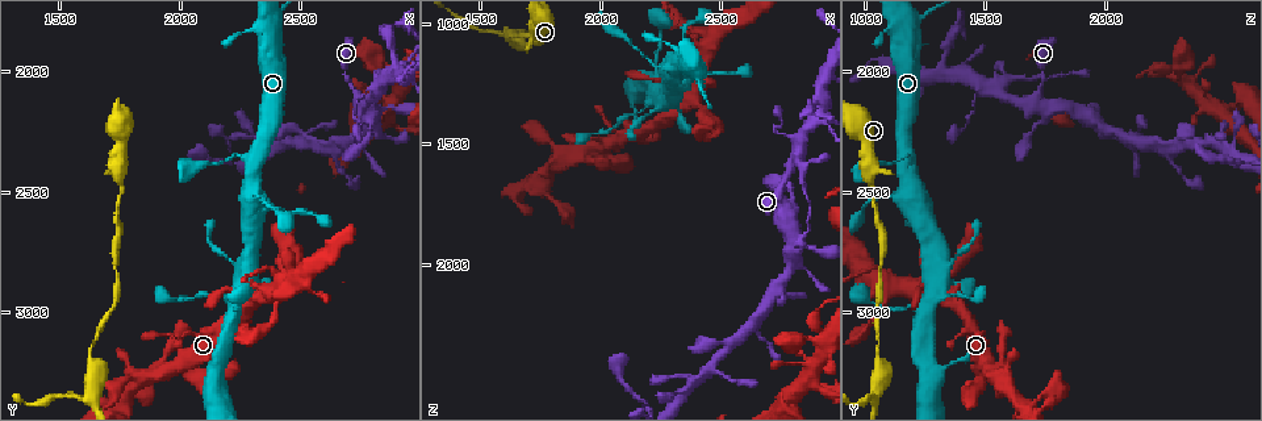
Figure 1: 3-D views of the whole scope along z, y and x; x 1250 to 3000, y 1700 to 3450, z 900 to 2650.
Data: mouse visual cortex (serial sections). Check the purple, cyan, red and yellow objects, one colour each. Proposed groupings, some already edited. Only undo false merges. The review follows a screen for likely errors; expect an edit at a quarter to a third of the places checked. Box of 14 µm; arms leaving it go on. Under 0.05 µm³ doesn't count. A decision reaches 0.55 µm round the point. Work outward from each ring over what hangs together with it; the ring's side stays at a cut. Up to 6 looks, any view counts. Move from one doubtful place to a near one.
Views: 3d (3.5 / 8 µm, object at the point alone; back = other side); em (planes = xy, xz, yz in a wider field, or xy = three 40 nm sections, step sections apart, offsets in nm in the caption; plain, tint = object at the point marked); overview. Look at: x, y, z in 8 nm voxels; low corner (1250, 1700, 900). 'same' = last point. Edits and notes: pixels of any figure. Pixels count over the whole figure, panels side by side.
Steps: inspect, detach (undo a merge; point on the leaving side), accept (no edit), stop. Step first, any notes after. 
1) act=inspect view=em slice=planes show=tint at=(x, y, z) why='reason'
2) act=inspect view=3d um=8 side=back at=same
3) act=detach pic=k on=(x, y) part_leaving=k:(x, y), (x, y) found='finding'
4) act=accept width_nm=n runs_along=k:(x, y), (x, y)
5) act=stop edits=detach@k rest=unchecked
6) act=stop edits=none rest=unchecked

act=inspect view=3d um=3.5 side=back at=(2290, 2460, 1170) why='four or more arms meet'

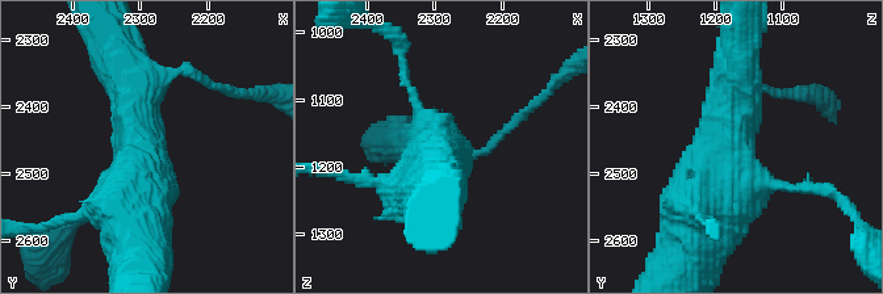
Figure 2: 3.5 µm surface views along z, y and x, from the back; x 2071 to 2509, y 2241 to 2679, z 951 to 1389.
act=inspect view=em slice=xy step=2 show=tint at=(2290, 2465, 1175) why='need the tissue'

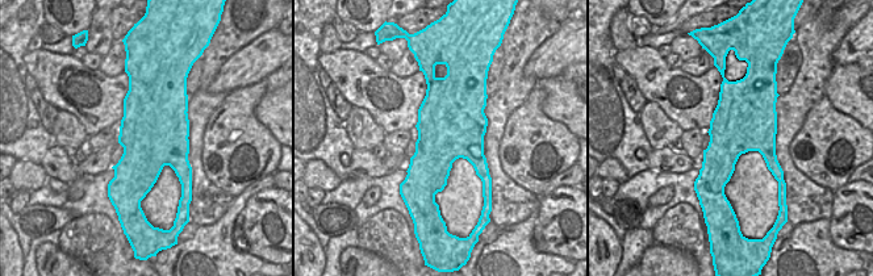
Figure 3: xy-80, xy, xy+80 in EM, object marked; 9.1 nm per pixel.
act=accept found='all the same cell'

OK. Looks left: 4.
act=inspect view=3d um=3.5 at=(2800, 2240, 2000) why='narrows sharply'

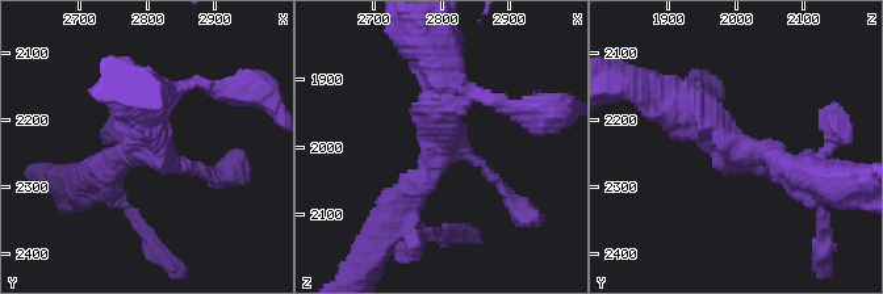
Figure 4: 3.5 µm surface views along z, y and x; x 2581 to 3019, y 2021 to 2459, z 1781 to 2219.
act=inspect view=em slice=xy step=5 show=tint at=(2805, 2240, 1995) why='now the EM'

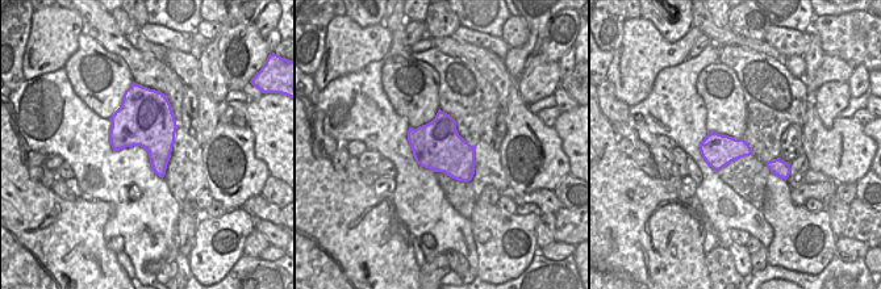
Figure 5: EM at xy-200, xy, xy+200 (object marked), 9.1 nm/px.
act=accept runs_along=4:(662, 92), (794, 172) found='continuous, no second cell'

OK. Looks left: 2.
act=inspect view=3d um=8 at=(2830, 2070, 1560) why='two arms in line, one across'

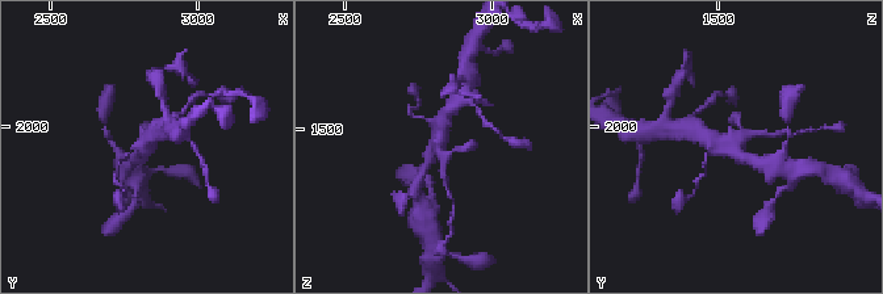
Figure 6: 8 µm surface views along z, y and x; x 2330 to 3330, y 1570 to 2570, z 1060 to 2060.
act=inspect view=em slice=xy step=3 show=tint at=(2820, 2080, 1560)

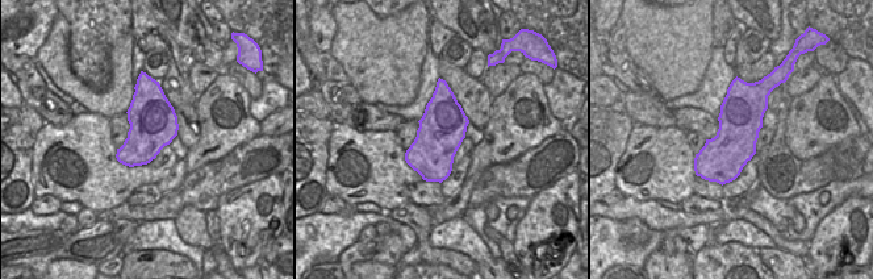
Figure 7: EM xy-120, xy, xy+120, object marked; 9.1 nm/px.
act=accept runs_along=6:(762, 164), (703, 134) found='one cell here'

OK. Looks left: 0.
act=stop edits=none rest=unchecked

